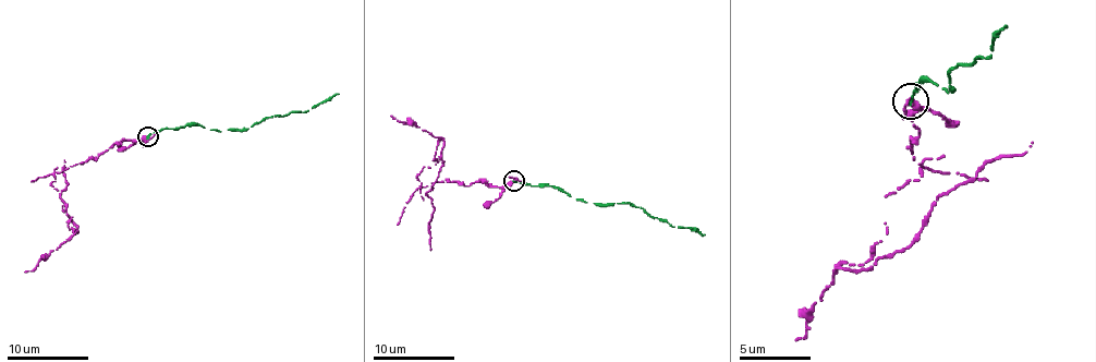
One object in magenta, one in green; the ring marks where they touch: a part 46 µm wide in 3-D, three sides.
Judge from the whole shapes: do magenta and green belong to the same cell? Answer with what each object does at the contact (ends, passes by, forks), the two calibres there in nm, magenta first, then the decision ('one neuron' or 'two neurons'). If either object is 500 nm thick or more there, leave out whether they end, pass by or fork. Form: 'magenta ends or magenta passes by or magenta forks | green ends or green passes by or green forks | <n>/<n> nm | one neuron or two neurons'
magenta passes by | green ends | 320/200 nm | two neurons

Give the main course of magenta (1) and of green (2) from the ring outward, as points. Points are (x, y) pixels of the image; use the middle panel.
1: (514, 180), (421, 186), (416, 176), (437, 161), (441, 140), (443, 164), (427, 194), (430, 250)
2: (514, 180), (531, 186), (557, 186), (587, 203), (630, 203), (672, 227), (693, 227), (705, 236)

